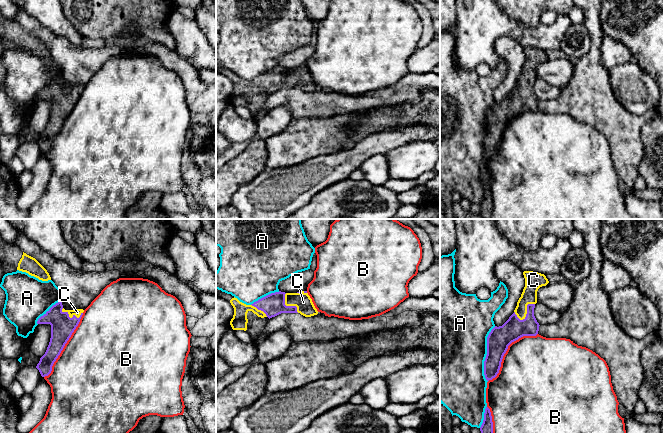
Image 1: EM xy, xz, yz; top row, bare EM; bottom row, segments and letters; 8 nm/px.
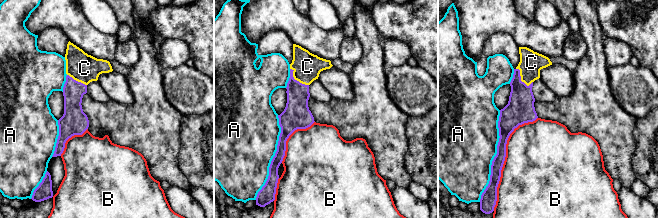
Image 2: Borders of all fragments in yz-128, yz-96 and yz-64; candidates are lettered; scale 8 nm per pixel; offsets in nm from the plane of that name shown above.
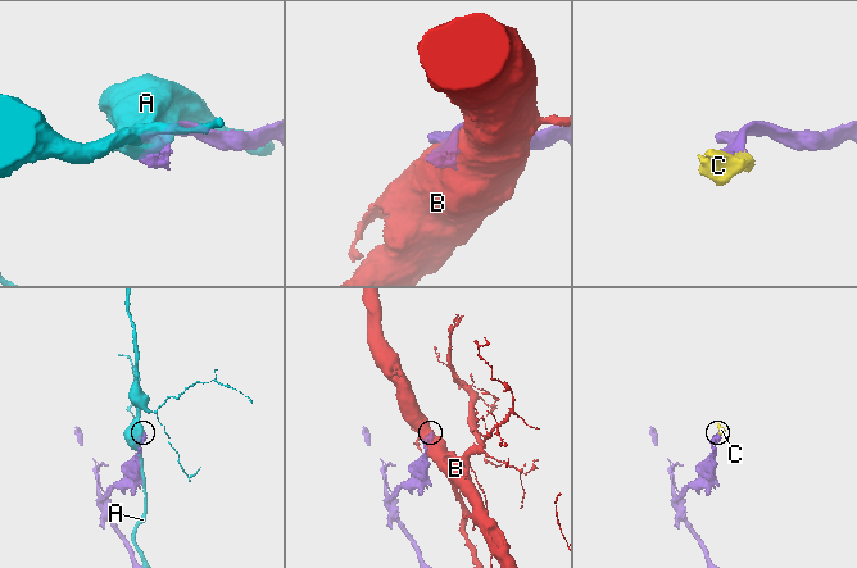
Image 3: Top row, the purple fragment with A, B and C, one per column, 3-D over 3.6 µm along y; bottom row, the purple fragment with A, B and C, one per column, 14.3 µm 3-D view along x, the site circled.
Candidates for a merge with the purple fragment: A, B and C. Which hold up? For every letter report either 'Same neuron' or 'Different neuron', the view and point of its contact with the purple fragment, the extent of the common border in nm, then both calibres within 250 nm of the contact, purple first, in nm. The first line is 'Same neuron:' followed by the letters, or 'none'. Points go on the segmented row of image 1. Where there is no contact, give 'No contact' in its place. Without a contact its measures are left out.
Same neuron: C
A: Different neuron. Touches purple at yz (487, 354). Shared border 460 nm. Thickness 190 nm (purple) against 480 nm
B: Different neuron. Touches purple at yz (506, 350). Shared border 550 nm. Thickness 190 nm (purple) against 500 nm
C: Same neuron. Touches purple at yz (527, 313). Shared border 190 nm. Thickness 170 nm (purple) against 130 nm

